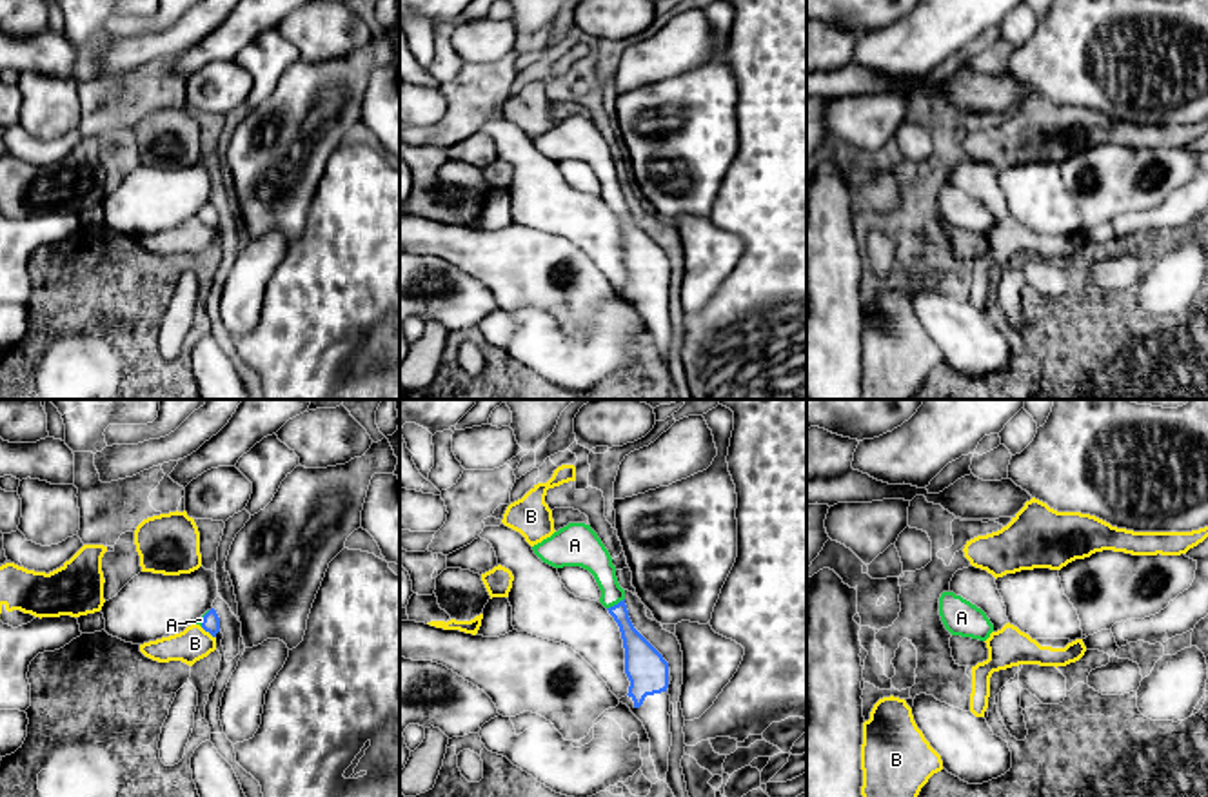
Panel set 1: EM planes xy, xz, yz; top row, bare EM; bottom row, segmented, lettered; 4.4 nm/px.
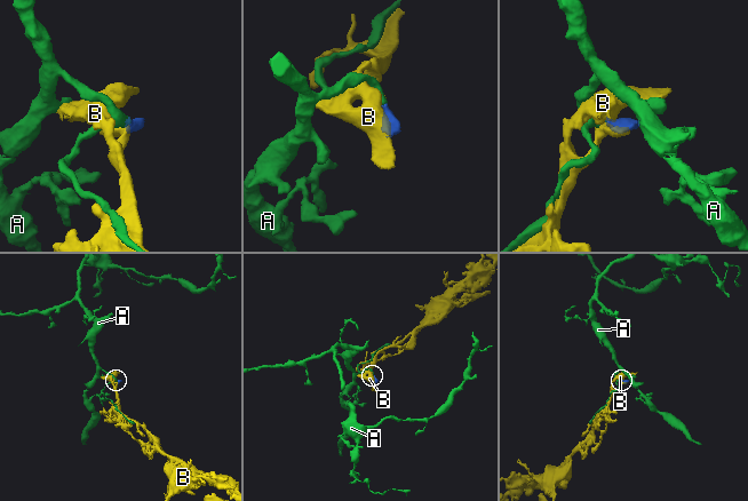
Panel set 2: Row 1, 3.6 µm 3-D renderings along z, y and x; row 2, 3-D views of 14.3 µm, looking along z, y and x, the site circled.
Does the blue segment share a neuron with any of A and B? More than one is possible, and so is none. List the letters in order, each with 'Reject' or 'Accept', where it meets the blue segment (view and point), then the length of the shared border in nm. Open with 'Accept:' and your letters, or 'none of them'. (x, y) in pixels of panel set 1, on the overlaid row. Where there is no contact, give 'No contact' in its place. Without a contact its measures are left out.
Accept: A
A: Accept. Touches blue at xz (614, 605). Shared border 90 nm
B: Reject. Touches blue at xy (207, 630). Shared border 90 nm

